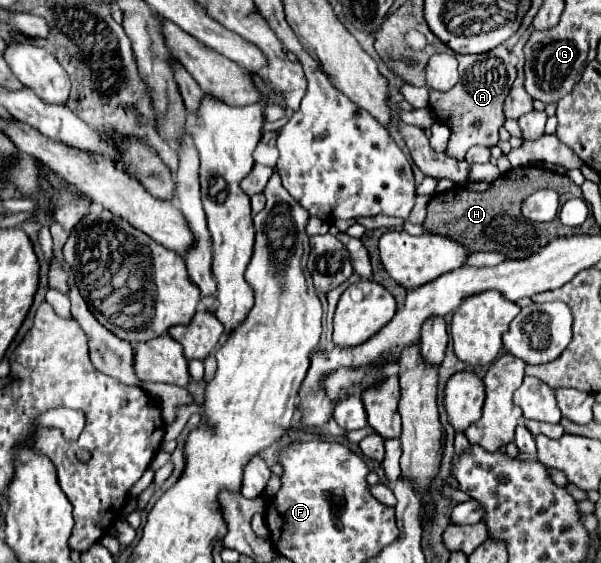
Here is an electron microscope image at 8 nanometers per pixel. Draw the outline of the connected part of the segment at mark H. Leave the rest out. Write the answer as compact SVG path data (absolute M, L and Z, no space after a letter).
M521 166L511 168L509 172L501 174L493 184L489 184L483 192L473 192L465 186L455 186L447 192L437 192L431 196L427 204L427 220L425 226L439 234L449 234L453 242L463 242L473 252L501 252L507 260L521 260L529 258L543 246L547 246L553 238L573 236L571 226L563 226L559 218L551 222L529 222L521 214L521 202L541 190L551 188L559 194L559 204L567 202L569 198L581 198L581 188L567 176L545 170L541 166Z

